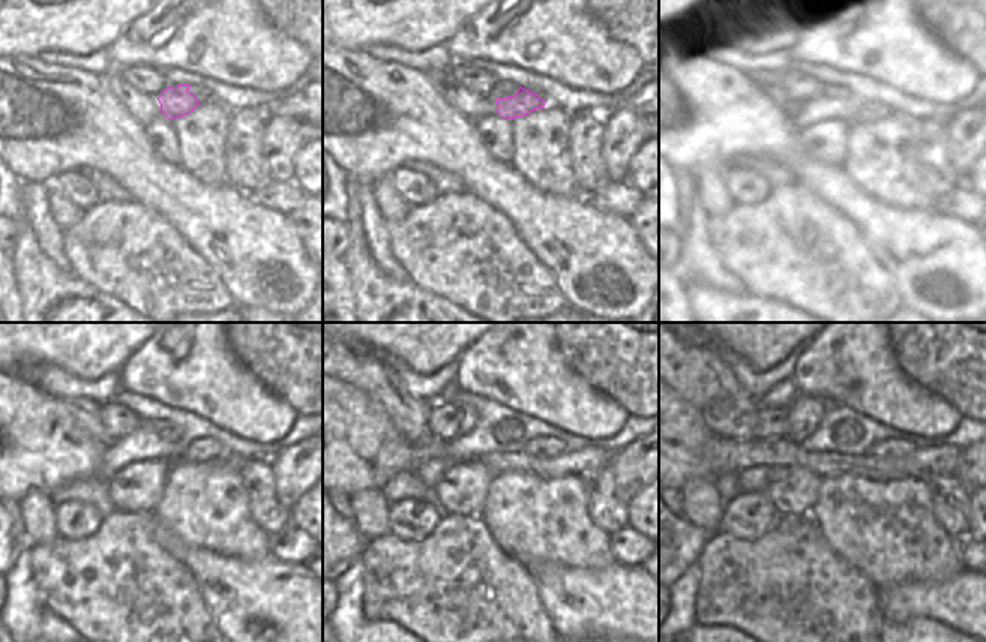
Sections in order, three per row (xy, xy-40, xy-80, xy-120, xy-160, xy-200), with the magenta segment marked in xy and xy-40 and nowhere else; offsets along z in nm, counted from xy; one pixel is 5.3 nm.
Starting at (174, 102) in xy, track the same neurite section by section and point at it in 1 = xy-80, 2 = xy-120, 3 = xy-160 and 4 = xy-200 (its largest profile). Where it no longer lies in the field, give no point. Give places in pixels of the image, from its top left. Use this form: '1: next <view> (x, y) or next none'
1: next xy-80 (874, 111)
2: next xy-120 (203, 449)
3: next xy-160 (539, 447)
4: next xy-200 (890, 449)

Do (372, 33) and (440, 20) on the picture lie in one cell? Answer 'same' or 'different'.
same

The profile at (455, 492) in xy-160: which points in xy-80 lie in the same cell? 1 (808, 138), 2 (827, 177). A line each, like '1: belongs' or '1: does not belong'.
1: belongs
2: does not belong

